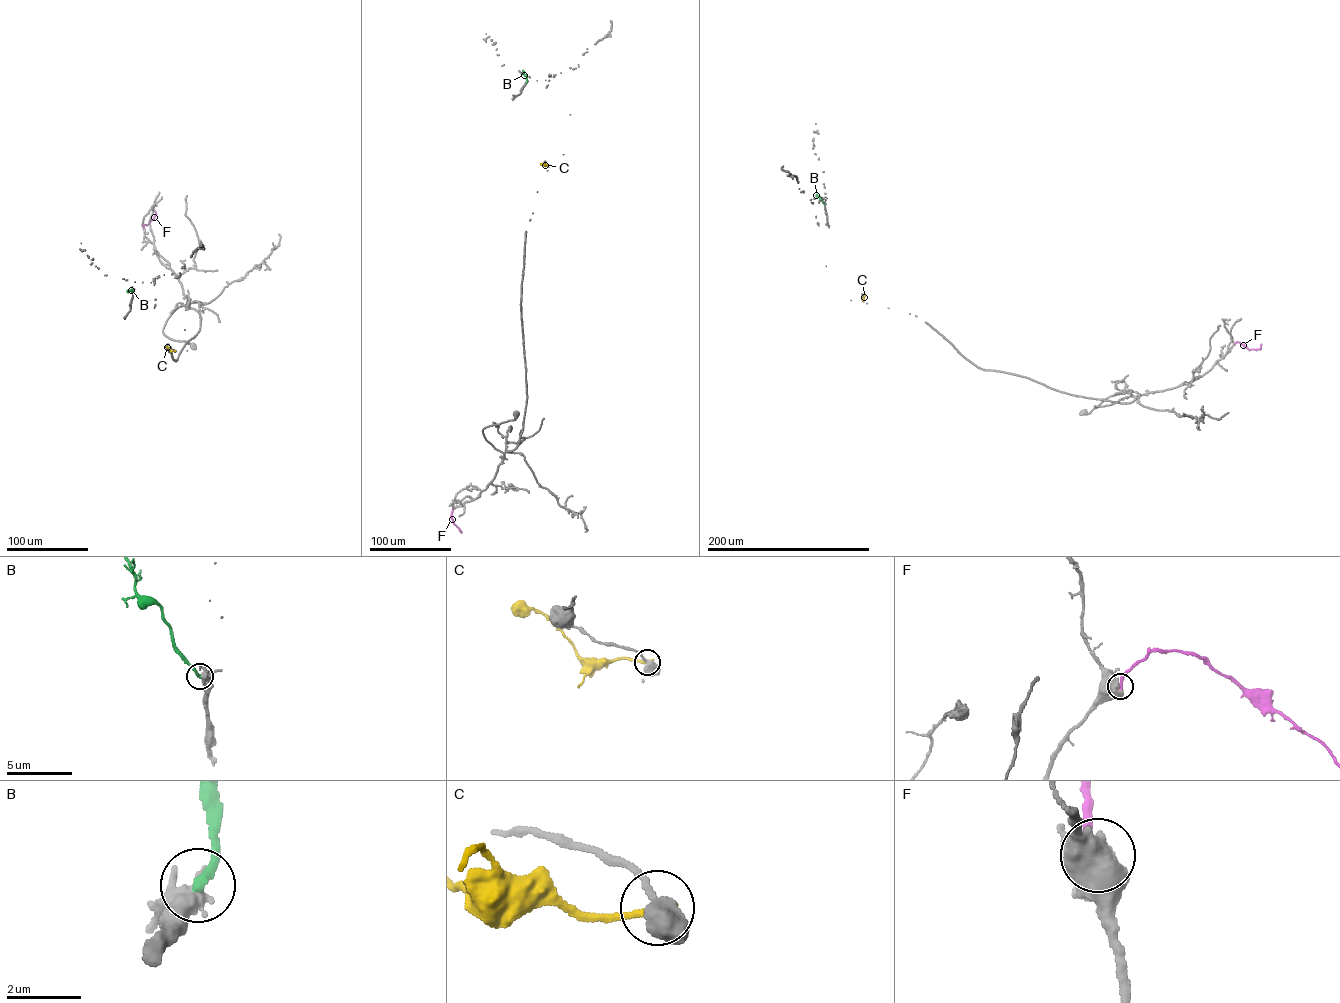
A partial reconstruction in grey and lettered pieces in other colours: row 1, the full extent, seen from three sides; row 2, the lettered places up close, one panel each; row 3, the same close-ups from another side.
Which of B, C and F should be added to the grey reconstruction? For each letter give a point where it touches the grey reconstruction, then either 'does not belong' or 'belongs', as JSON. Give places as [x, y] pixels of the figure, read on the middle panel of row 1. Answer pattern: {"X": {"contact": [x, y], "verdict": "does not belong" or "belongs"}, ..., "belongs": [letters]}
{"B": {"contact": [526, 82], "verdict": "does not belong"}, "C": {"contact": [548, 165], "verdict": "does not belong"}, "F": {"contact": [453, 508], "verdict": "belongs"}, "belongs": ["F"]}

